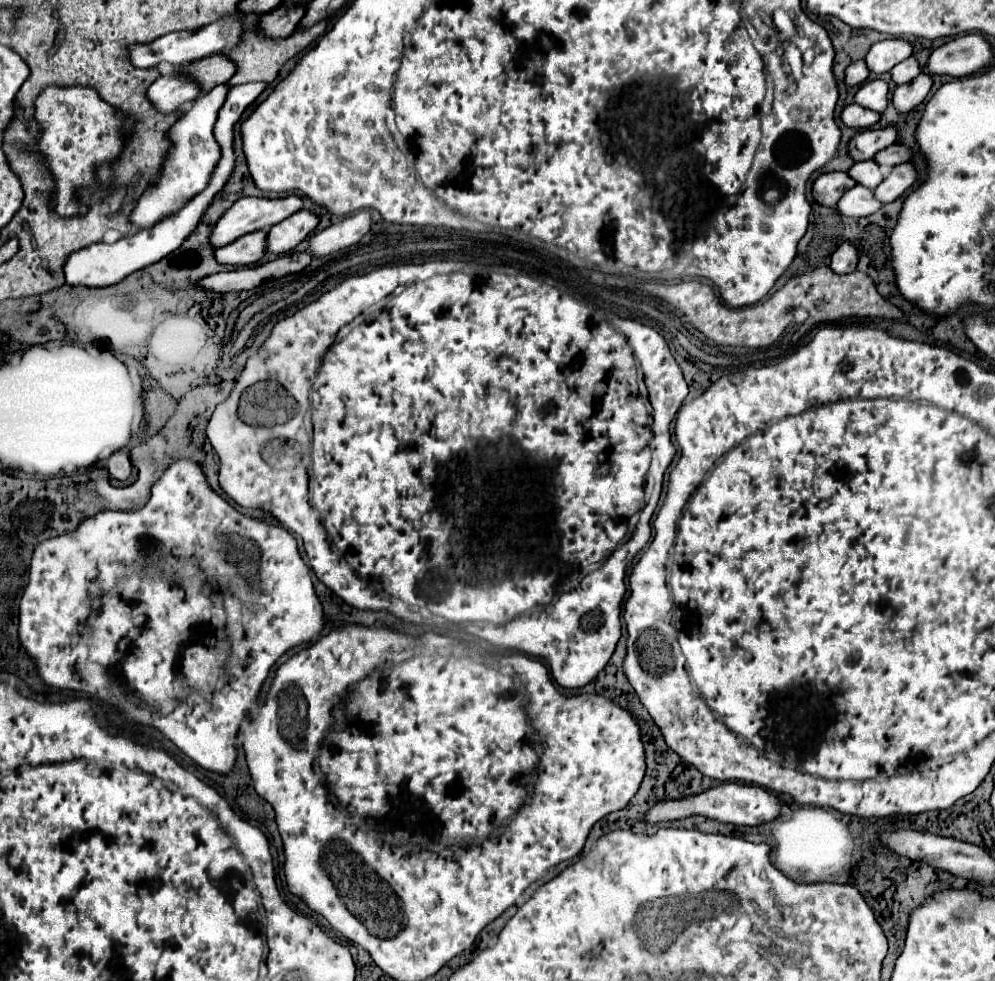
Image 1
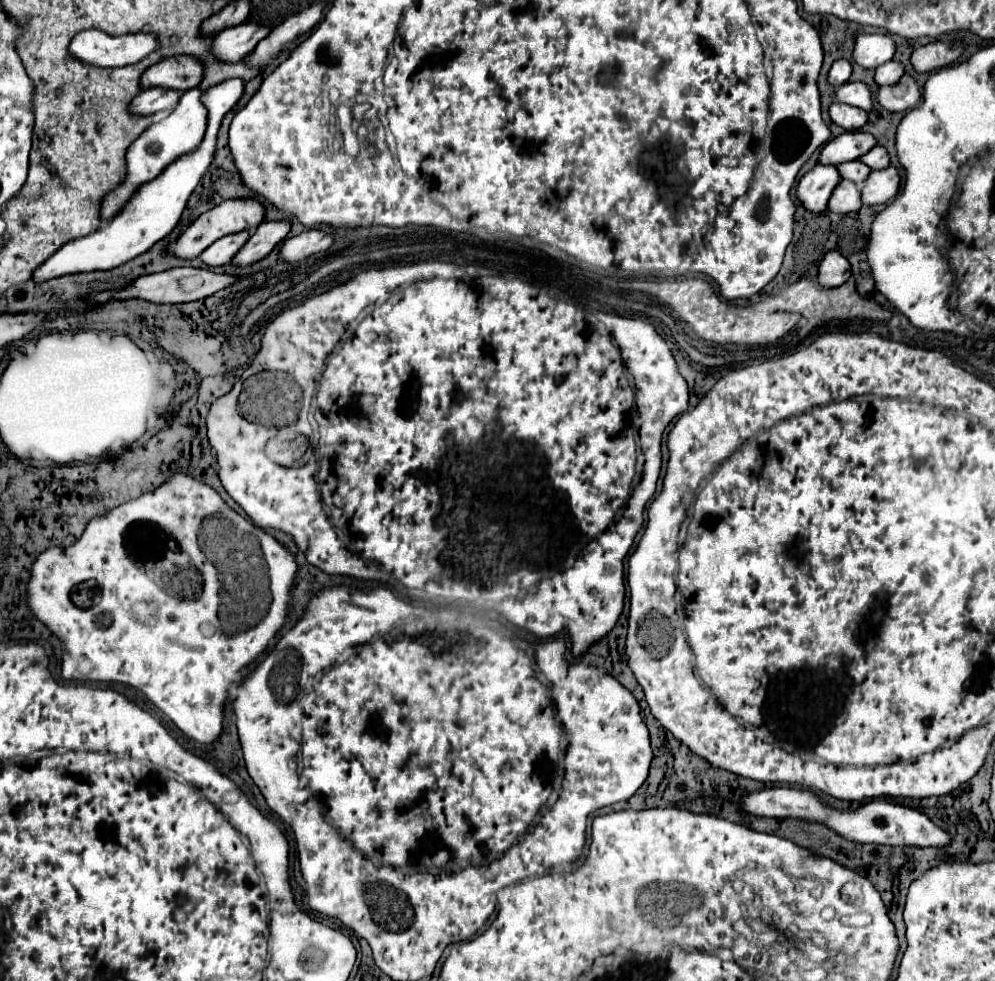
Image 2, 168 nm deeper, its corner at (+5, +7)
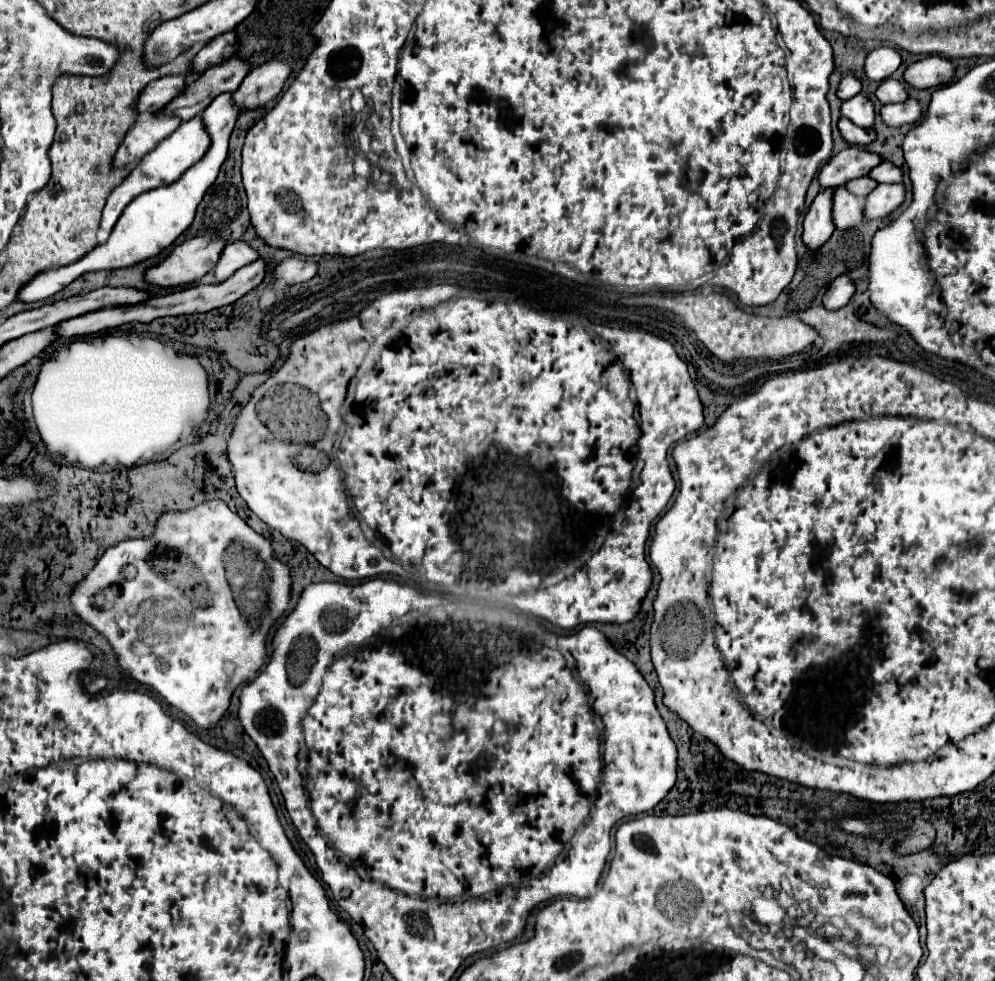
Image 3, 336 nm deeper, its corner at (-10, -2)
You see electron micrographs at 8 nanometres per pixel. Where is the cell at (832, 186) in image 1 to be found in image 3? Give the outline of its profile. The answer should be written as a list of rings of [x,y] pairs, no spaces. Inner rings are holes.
[[[832,188],[822,190],[816,200],[812,202],[806,218],[804,218],[804,232],[802,242],[808,252],[816,252],[834,232],[832,222]]]

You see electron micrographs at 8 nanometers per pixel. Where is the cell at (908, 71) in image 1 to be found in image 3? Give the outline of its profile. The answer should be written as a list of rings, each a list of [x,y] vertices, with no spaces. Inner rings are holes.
[[[888,78],[880,84],[880,88],[876,90],[876,98],[882,102],[882,104],[892,104],[892,102],[904,102],[908,98],[906,90],[904,90],[904,84],[900,84],[898,80],[894,78]]]

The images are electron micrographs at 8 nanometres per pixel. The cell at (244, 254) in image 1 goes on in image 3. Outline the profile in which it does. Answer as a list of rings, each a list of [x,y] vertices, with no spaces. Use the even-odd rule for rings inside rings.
[[[248,242],[226,244],[222,254],[220,254],[220,260],[218,260],[216,268],[214,268],[218,282],[228,280],[236,270],[240,270],[242,266],[252,264],[254,260],[258,260],[258,252]]]

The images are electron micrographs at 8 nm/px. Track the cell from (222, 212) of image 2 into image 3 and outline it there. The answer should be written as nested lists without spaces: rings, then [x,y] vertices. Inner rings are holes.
[[[204,236],[186,240],[180,246],[176,246],[166,260],[162,260],[156,266],[150,266],[144,278],[146,282],[162,288],[190,284],[216,266],[222,248],[224,240],[210,240]]]

